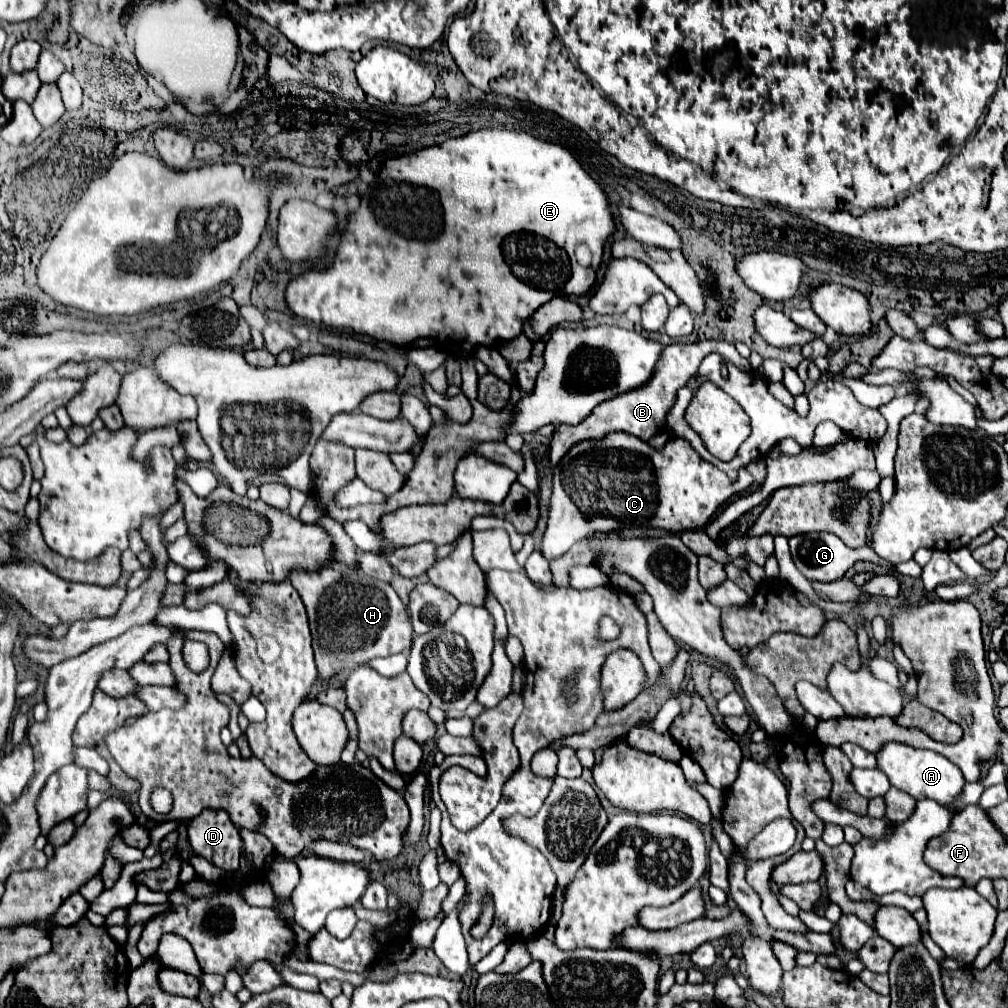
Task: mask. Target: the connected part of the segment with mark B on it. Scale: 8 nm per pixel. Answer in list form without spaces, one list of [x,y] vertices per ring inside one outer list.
[[[703,340],[703,342],[695,342],[695,344],[669,344],[669,346],[665,346],[663,356],[655,368],[655,374],[653,374],[651,382],[647,382],[647,386],[599,404],[587,418],[583,418],[583,422],[575,424],[575,426],[559,424],[551,438],[549,460],[559,462],[563,458],[563,454],[567,454],[567,450],[573,446],[573,442],[579,442],[583,438],[603,438],[603,434],[607,434],[607,430],[625,430],[625,432],[641,438],[643,442],[647,442],[653,434],[663,432],[665,430],[665,414],[667,414],[671,402],[675,400],[675,390],[679,390],[679,386],[687,384],[687,380],[699,368],[701,360],[711,352],[717,352],[723,360],[735,364],[741,370],[749,370],[749,366],[751,366],[749,360],[741,358],[741,354],[729,342]]]

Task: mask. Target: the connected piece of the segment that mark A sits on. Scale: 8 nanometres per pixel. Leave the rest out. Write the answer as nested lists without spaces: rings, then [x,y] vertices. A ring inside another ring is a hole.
[[[887,744],[879,754],[877,754],[877,764],[879,770],[883,770],[891,782],[891,786],[911,794],[915,800],[919,798],[931,798],[937,804],[945,806],[947,810],[955,808],[957,798],[963,792],[965,778],[959,766],[949,762],[945,756],[931,752],[931,750],[917,750],[905,744]]]

